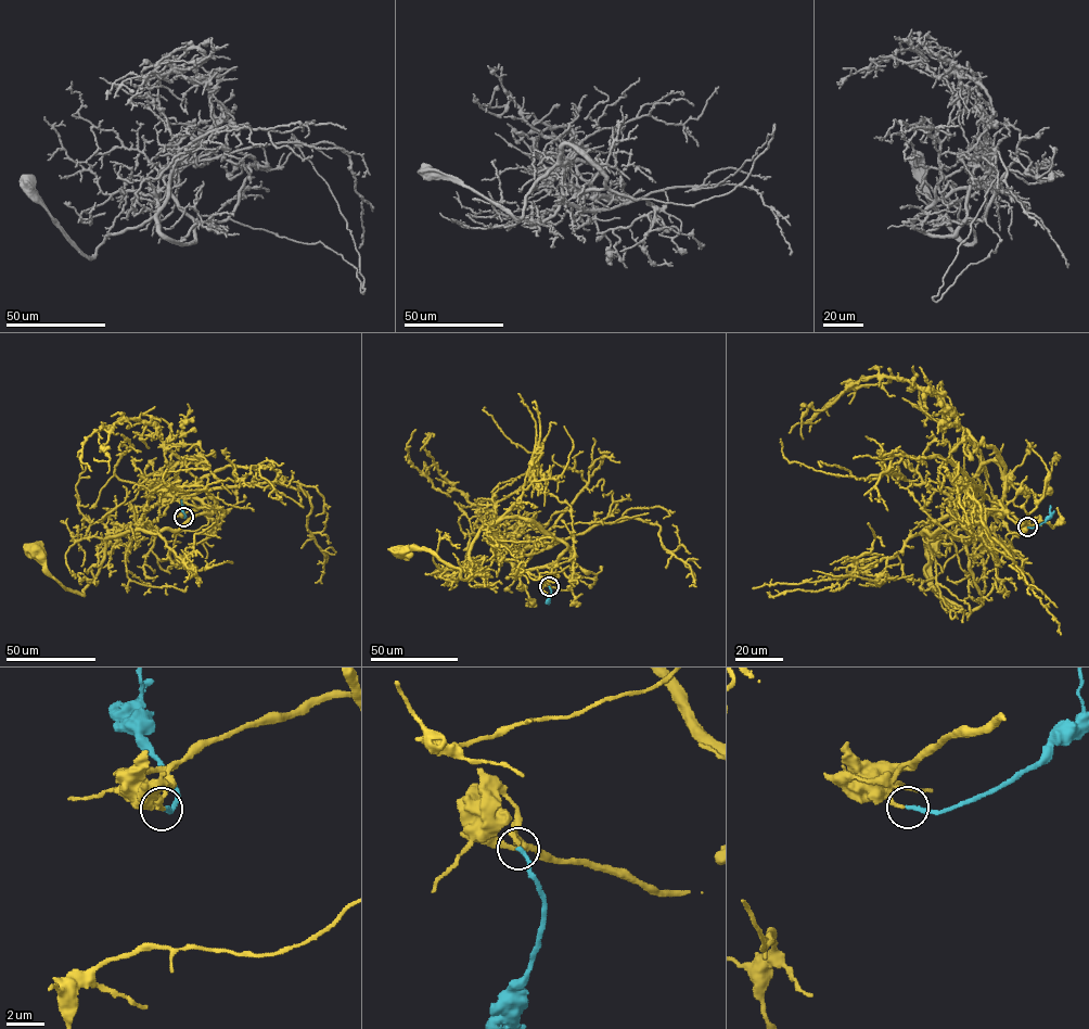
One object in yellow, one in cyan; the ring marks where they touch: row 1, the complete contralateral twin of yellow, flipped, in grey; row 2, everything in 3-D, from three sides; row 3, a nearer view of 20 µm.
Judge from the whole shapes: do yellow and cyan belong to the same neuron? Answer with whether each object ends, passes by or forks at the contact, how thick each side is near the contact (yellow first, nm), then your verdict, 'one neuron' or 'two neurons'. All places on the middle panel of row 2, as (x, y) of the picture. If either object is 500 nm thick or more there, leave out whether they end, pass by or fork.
yellow ends; cyan ends; calibres 240 and 200 nm; one neuron

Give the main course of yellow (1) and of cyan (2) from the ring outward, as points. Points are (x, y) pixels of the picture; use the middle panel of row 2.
1: (549, 586), (571, 588), (556, 562), (566, 546), (528, 519), (486, 524), (463, 580), (428, 551), (399, 549)
2: (549, 586), (550, 596), (546, 601)

